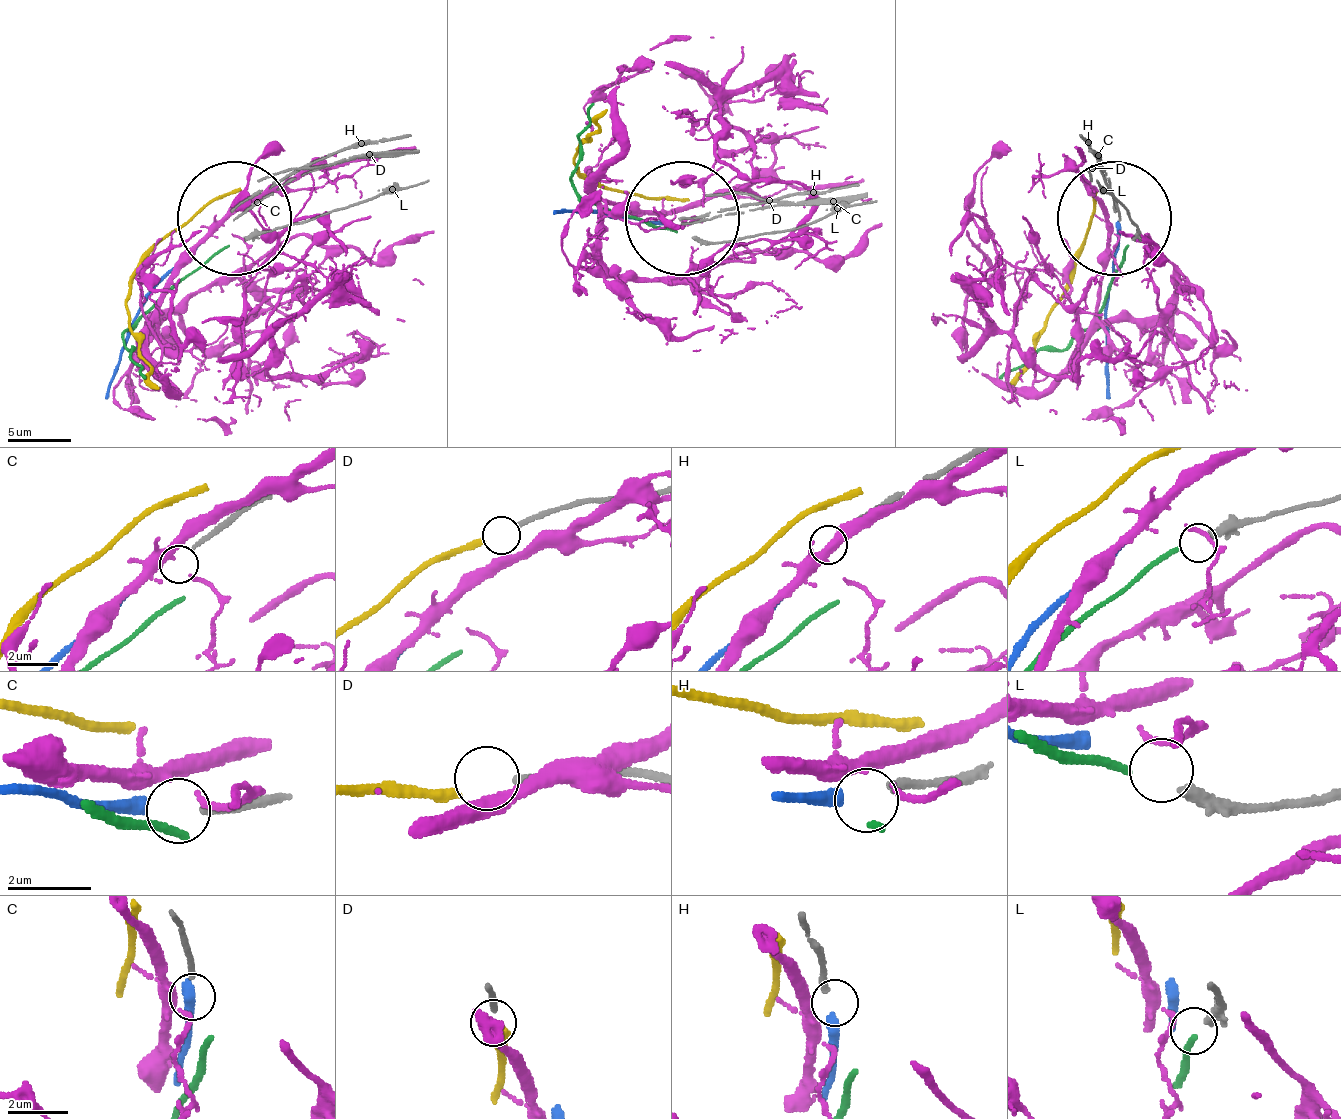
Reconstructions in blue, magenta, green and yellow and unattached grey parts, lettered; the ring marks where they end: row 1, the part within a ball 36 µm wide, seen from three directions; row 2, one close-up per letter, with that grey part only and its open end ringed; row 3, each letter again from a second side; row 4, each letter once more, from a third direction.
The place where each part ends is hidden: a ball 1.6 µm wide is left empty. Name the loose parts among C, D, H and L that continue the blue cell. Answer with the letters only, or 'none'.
H

